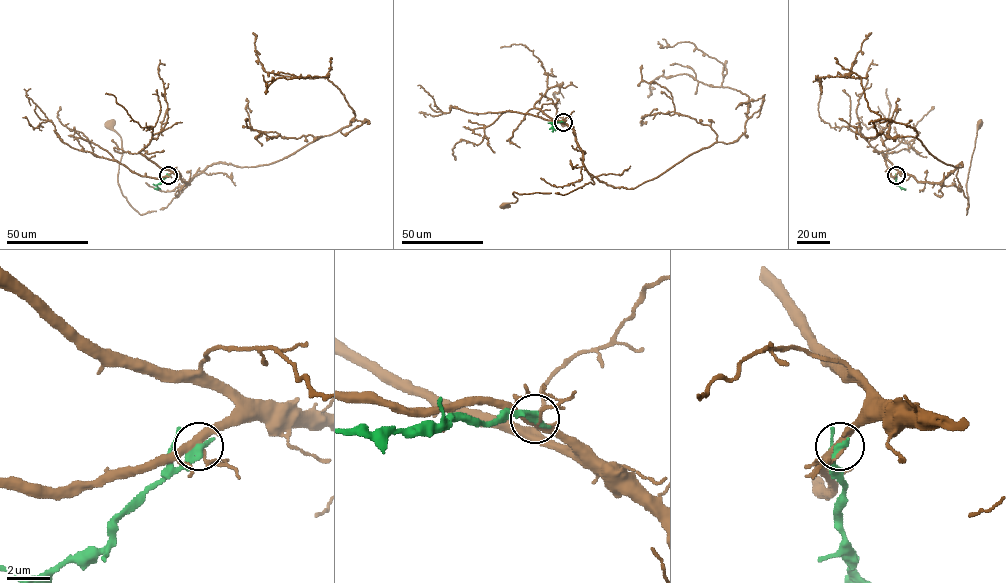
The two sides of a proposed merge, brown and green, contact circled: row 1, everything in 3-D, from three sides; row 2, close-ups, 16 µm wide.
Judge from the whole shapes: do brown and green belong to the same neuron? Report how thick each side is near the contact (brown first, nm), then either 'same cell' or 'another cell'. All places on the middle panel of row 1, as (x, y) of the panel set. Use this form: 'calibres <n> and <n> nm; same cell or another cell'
calibres 300 and 400 nm; another cell

